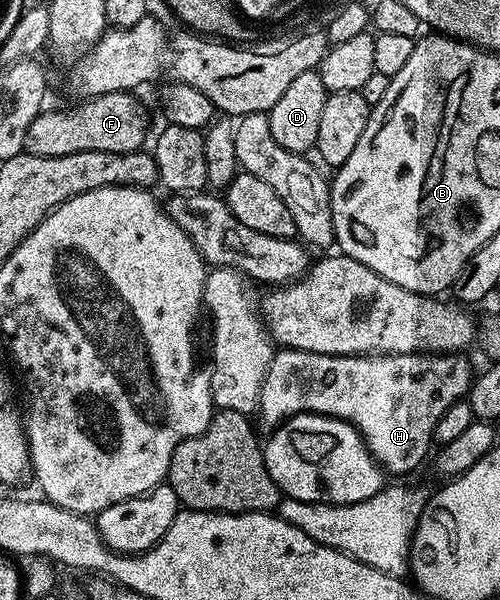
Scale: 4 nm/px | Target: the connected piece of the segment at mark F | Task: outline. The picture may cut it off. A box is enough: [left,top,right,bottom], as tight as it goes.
[24,92,148,156]

